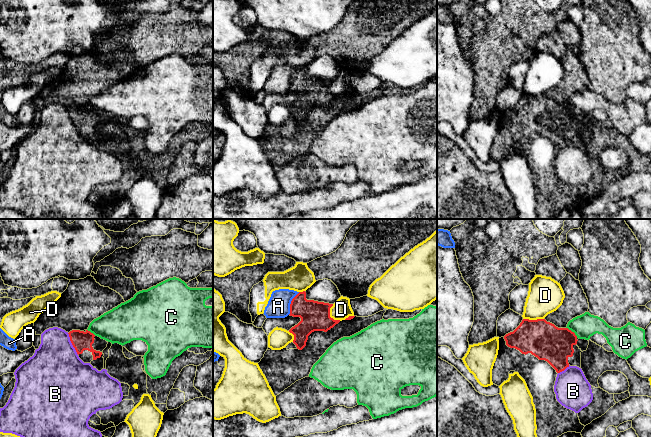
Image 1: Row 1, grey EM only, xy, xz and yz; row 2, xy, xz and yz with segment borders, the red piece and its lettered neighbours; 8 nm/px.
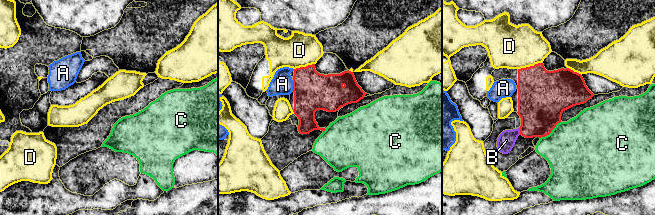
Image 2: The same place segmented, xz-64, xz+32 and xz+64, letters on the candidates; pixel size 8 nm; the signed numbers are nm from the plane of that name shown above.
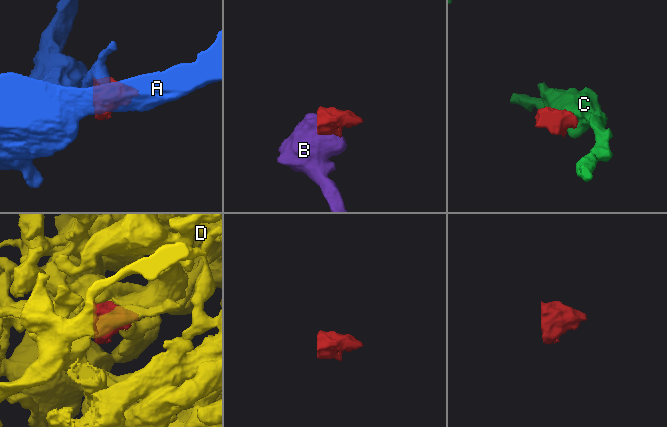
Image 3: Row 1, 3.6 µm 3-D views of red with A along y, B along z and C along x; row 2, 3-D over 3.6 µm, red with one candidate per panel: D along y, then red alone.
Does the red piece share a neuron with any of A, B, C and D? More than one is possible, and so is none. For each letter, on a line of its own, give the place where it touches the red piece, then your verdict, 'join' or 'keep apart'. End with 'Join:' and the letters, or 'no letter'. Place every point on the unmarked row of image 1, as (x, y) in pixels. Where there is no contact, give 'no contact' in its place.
A: xz (291, 79) | keep apart
B: xy (72, 120) | keep apart
C: yz (571, 107) | keep apart
D: xz (329, 91) | keep apart
Join: no letter

